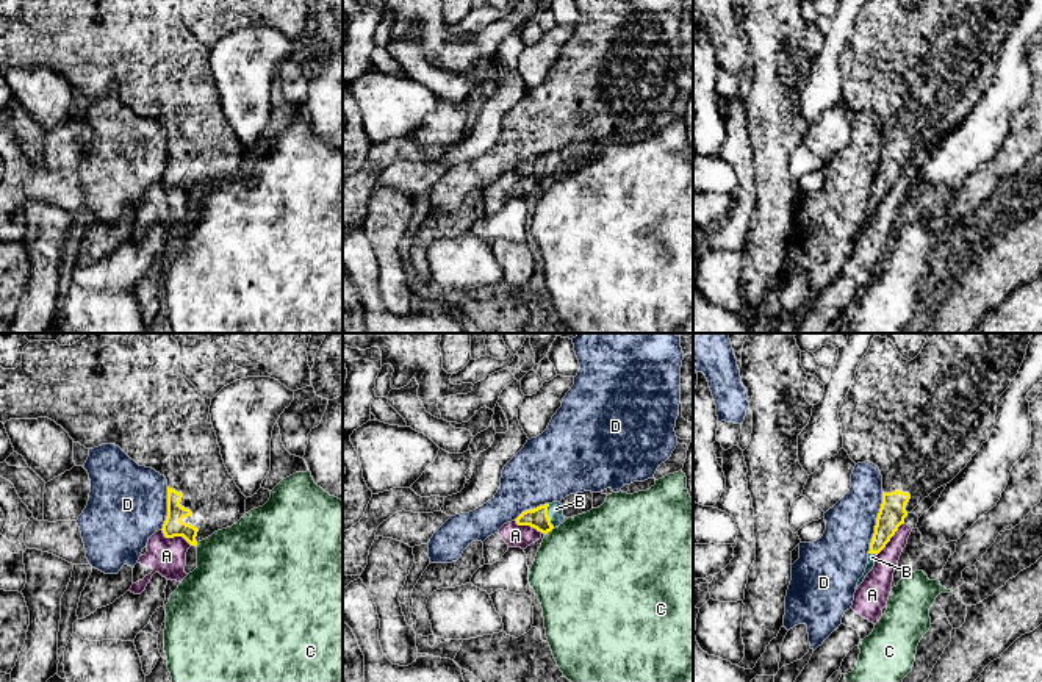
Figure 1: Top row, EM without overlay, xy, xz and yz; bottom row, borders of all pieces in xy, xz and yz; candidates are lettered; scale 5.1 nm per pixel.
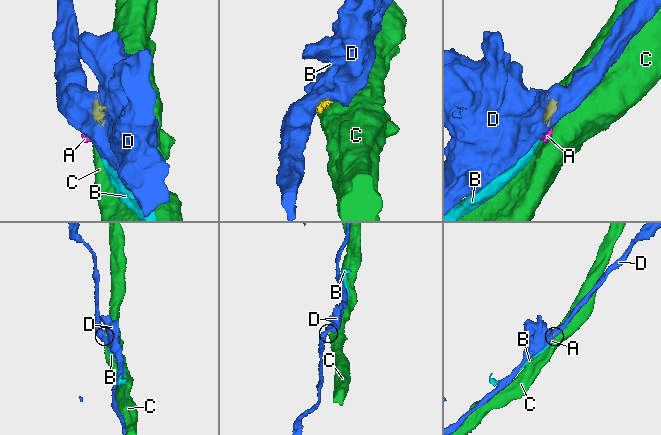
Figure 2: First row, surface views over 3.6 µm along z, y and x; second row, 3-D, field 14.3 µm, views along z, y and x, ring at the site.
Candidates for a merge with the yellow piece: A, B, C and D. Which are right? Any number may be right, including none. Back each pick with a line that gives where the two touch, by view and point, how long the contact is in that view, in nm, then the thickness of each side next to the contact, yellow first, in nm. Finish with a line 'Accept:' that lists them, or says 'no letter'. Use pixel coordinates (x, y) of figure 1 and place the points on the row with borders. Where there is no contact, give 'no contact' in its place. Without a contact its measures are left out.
B: contact xz (548, 516); length 130 nm; calibres 110 and 80 nm
Accept: B

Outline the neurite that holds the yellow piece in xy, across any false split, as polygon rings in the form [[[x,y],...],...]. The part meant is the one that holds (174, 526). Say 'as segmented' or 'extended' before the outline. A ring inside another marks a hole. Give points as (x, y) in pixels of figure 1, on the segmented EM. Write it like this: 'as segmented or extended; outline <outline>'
extended; outline [[[86,333],[72,346],[30,341],[16,369],[0,366],[0,422],[49,418],[86,449],[119,446],[139,466],[152,468],[166,477],[167,516],[161,530],[166,538],[183,537],[191,546],[232,527],[246,515],[247,497],[224,465],[210,405],[211,399],[183,375],[180,347],[171,333]]]

